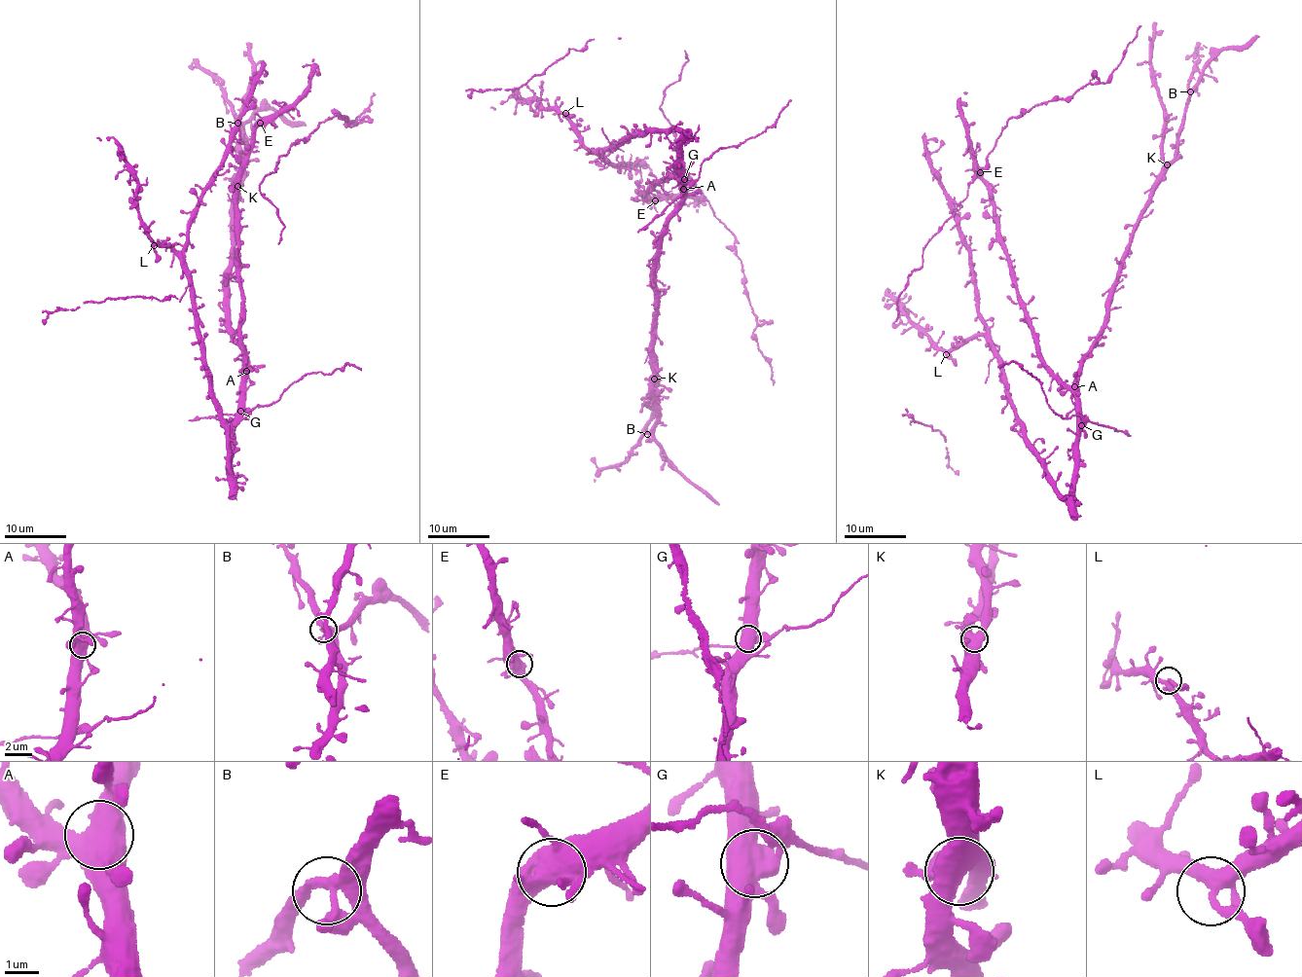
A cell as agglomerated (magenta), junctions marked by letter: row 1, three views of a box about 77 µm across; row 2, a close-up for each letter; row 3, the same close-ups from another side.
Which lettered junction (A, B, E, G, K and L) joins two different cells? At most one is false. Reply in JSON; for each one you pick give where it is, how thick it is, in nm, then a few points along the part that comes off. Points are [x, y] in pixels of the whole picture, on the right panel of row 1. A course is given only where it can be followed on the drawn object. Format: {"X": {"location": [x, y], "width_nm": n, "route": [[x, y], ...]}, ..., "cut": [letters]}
{"G": {"location": [1081, 425], "width_nm": 650, "route": [[1081, 425], [1085, 419], [1080, 416], [1064, 418], [1054, 413], [1036, 378], [1018, 363], [1010, 361], [999, 368]]}, "cut": ["G"]}

